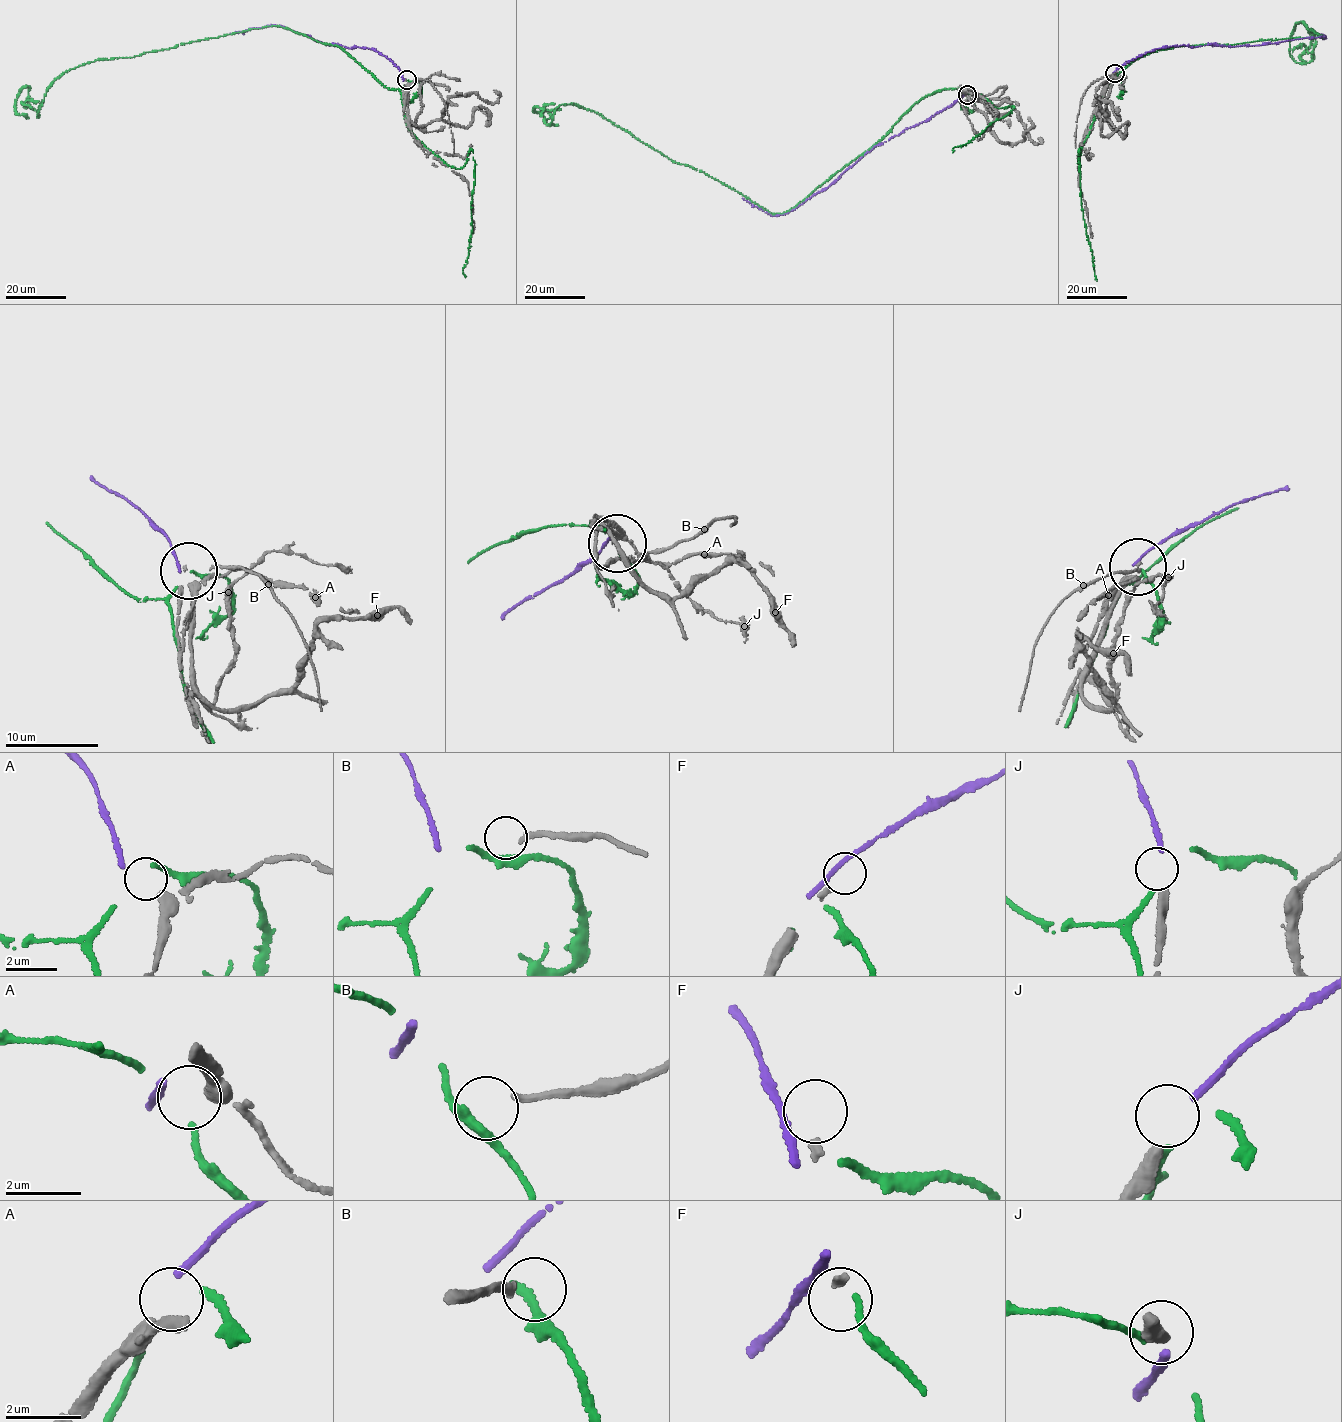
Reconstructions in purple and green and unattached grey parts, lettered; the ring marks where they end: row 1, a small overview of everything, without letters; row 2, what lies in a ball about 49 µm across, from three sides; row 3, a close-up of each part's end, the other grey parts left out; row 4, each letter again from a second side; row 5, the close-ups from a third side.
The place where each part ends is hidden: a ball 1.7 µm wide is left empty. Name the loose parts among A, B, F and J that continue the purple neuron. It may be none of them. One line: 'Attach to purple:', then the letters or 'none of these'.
Attach to purple: J

